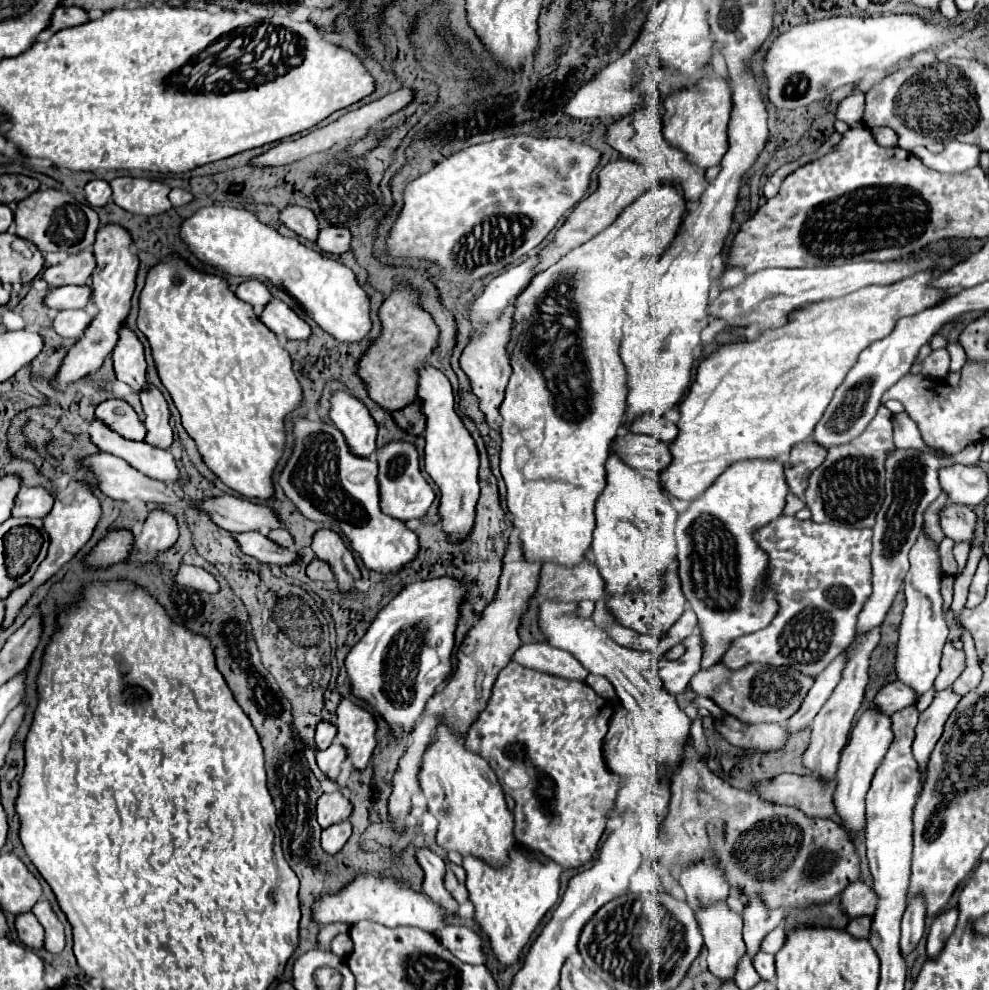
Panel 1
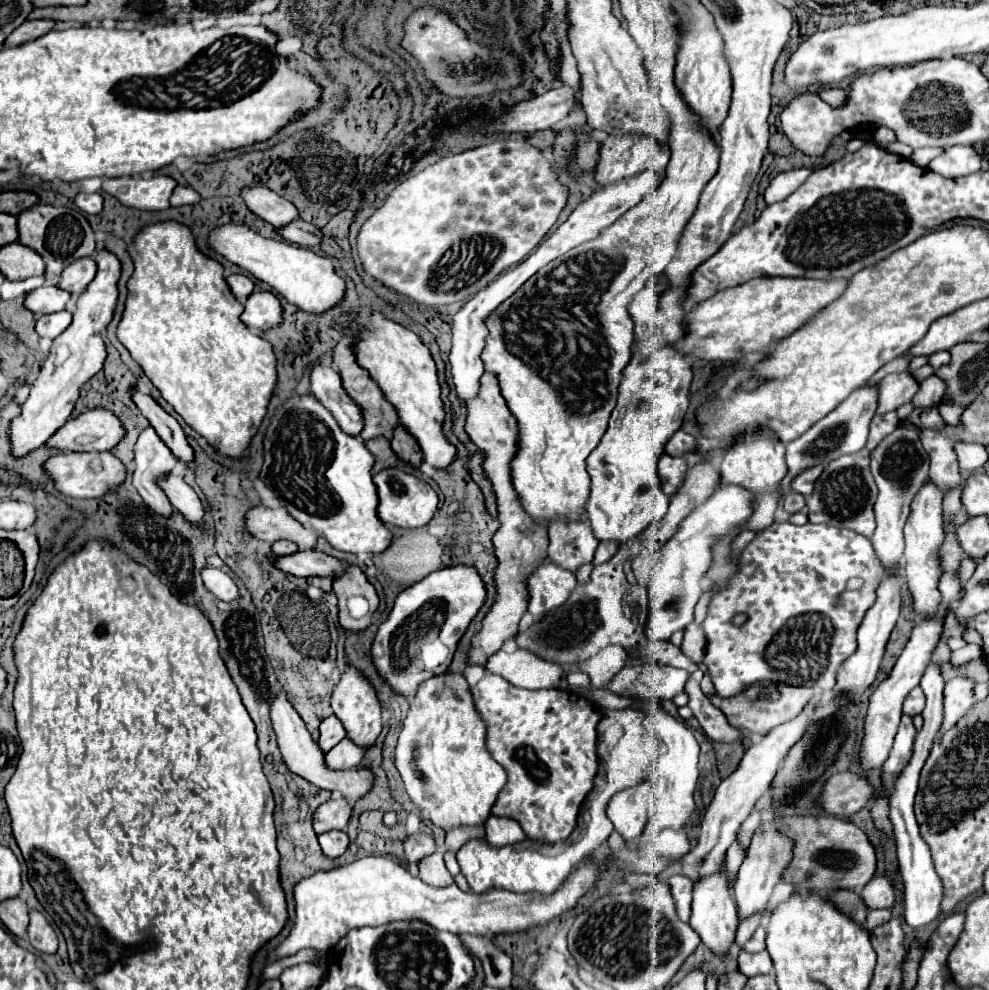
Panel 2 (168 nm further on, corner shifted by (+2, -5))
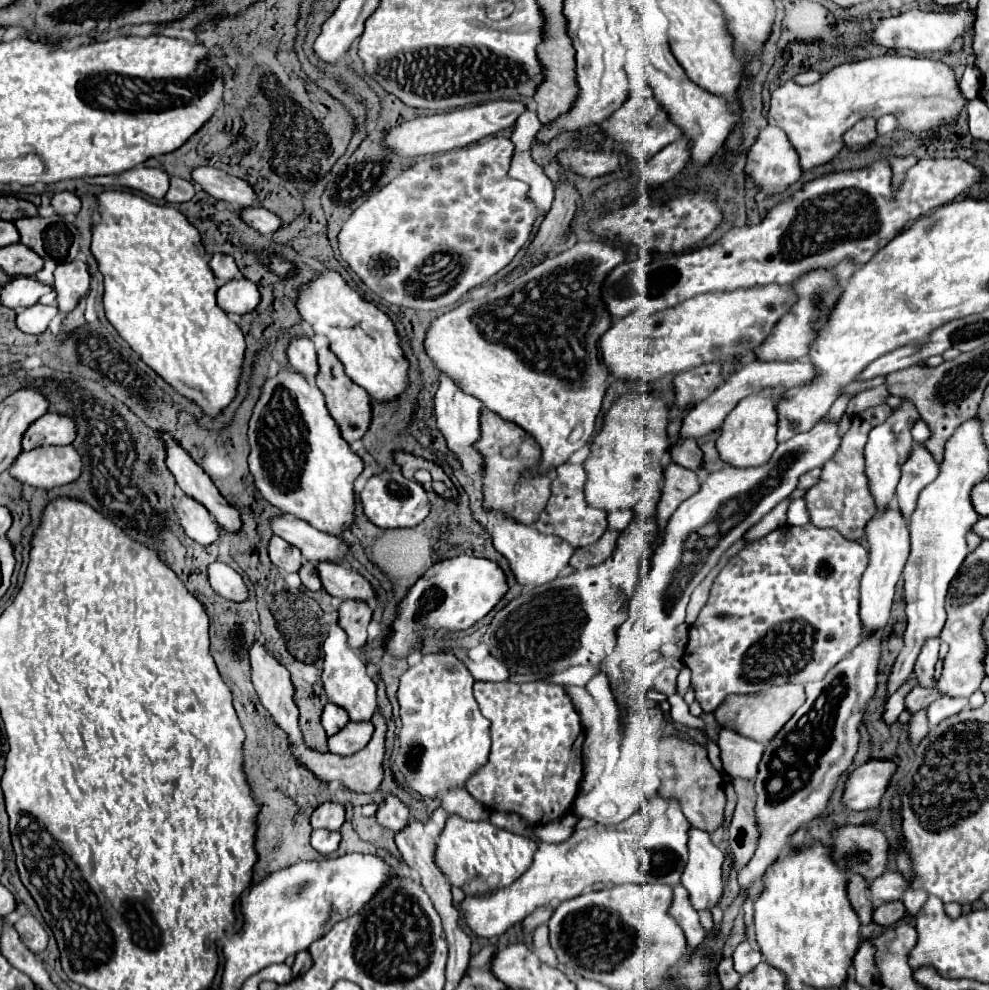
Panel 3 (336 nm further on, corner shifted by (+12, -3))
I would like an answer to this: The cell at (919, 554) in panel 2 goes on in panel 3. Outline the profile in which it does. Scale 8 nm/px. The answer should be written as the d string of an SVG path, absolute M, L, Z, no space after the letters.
M916 443L914 453L910 453L906 465L902 465L902 477L896 489L898 507L904 517L912 515L918 501L918 493L938 477L938 471L940 467L934 461L934 455L924 445Z

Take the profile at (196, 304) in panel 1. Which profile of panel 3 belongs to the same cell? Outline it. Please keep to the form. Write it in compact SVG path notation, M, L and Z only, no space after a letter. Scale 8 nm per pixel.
M102 191L98 195L98 213L100 221L92 225L90 251L104 275L104 309L108 321L140 359L178 393L196 401L208 415L218 415L236 395L246 341L240 327L216 303L218 283L196 227L178 209L150 203L130 191Z

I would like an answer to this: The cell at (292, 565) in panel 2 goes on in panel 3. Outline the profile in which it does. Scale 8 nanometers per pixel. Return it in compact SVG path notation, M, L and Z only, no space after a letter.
M318 563L318 573L324 589L338 599L362 599L372 603L378 595L374 587L356 571L342 567L340 563Z

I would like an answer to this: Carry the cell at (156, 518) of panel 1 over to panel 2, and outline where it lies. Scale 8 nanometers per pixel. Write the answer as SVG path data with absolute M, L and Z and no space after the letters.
M146 427L140 433L134 461L136 471L132 475L132 483L136 483L136 489L140 491L144 503L148 503L148 507L152 507L156 515L168 515L168 511L174 511L168 497L156 485L156 479L174 469L176 457L172 455L172 451L168 451L168 447L164 447L164 441L156 435L152 427Z

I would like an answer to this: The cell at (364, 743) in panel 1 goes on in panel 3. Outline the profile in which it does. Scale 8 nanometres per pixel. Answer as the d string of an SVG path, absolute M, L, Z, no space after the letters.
M338 621L330 623L328 637L324 641L324 673L322 673L326 695L332 703L344 707L352 721L370 721L376 709L376 683L366 673L364 661L356 655L356 651L346 643L346 633L338 625Z

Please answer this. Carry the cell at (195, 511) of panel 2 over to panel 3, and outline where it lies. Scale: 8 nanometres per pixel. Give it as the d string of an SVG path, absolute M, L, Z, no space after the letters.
M186 497L176 507L176 515L180 519L180 525L184 527L184 533L200 545L210 545L218 539L218 525L214 517L202 503L194 501L192 497Z

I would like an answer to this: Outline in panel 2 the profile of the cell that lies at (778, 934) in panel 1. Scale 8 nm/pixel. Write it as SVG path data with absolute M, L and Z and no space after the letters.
M760 925L758 929L756 929L756 933L752 935L752 939L746 943L746 951L748 953L760 953L760 951L764 951L766 949L766 927L764 925Z

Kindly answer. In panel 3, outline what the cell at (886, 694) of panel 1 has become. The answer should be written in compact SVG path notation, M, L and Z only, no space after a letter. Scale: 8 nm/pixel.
M914 687L908 697L906 697L906 709L910 713L918 713L918 709L926 709L932 701L944 697L944 693L940 689L922 689L922 687Z

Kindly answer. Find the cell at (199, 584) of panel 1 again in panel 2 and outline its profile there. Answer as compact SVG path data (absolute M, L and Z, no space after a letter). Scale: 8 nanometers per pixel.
M204 567L204 573L202 573L202 579L204 579L204 587L208 591L212 591L218 599L222 601L232 601L238 597L238 587L236 583L232 581L230 575L226 575L224 571L220 569L212 569L212 567Z

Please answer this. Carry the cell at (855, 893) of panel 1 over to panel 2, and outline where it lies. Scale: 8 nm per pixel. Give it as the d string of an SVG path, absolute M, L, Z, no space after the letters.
M876 877L866 883L860 897L866 909L890 909L894 901L894 887L886 877Z

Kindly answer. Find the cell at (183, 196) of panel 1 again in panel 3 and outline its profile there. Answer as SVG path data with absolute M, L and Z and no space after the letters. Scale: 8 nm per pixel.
M172 177L170 181L170 189L166 193L166 201L170 203L184 203L184 201L190 201L194 197L194 183L186 181L186 179L180 179L180 177Z

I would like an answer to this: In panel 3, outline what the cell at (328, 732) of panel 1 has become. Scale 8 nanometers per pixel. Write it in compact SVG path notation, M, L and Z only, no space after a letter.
M328 703L328 705L324 707L324 713L322 713L322 725L324 725L328 737L334 735L334 733L338 733L338 729L342 729L348 721L350 721L350 717L346 717L346 709L342 709L340 705Z

